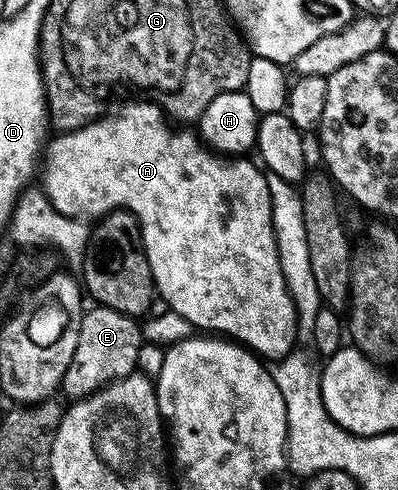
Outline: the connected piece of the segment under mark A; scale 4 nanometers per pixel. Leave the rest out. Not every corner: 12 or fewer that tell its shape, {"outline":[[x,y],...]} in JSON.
{"outline":[[135,99],[46,142],[66,217],[128,209],[158,296],[286,357],[267,173]]}

